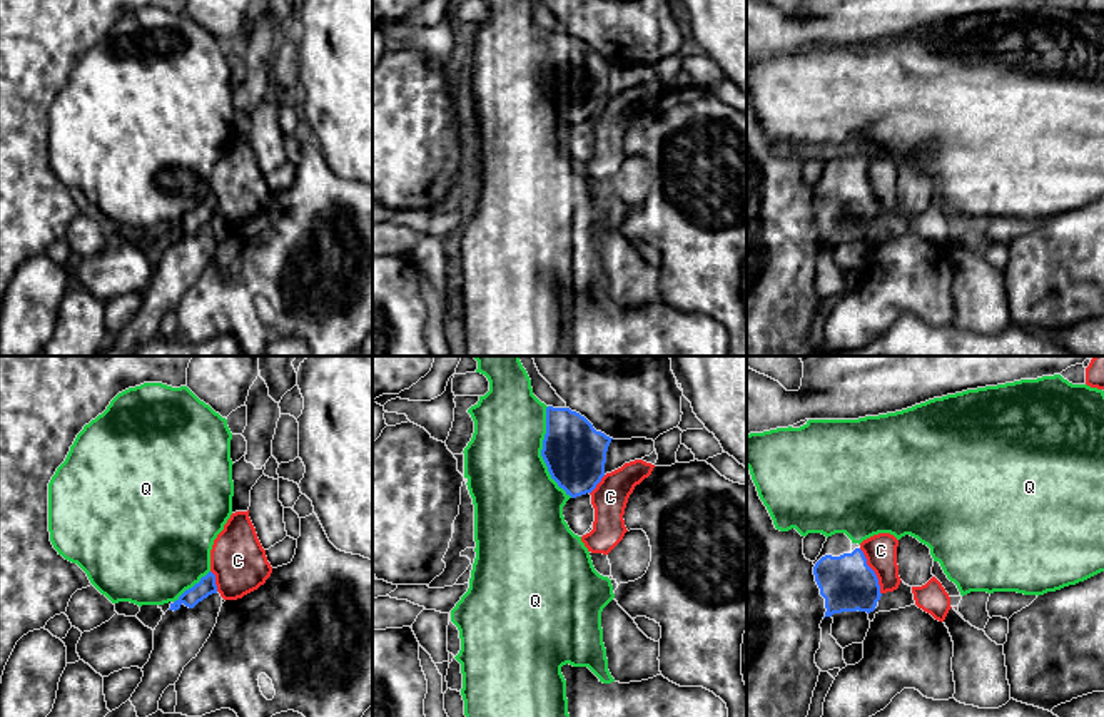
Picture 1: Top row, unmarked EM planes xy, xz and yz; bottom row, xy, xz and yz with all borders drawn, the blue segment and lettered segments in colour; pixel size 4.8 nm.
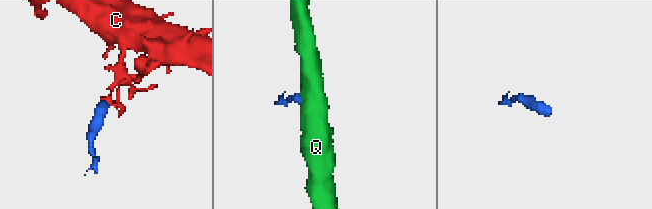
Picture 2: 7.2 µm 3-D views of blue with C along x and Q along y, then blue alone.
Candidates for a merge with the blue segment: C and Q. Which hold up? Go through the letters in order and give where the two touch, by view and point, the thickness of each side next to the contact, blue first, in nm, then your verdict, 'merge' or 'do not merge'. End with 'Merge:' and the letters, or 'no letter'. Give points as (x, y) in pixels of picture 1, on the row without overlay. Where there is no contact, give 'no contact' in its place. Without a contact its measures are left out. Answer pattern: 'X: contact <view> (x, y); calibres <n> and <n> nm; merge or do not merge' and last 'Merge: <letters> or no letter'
C: contact yz (874, 198); calibres 260 and 160 nm; do not merge
Q: contact xz (541, 79); calibres 300 and 400 nm; do not merge
Merge: no letter

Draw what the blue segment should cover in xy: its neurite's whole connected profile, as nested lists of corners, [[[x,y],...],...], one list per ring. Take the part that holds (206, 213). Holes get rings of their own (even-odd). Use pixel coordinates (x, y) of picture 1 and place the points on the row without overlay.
[[[209,197],[200,204],[192,214],[185,216],[174,229],[170,229],[169,236],[179,236],[184,229],[189,234],[194,234],[199,227],[207,224],[209,221],[217,219],[215,201]]]

